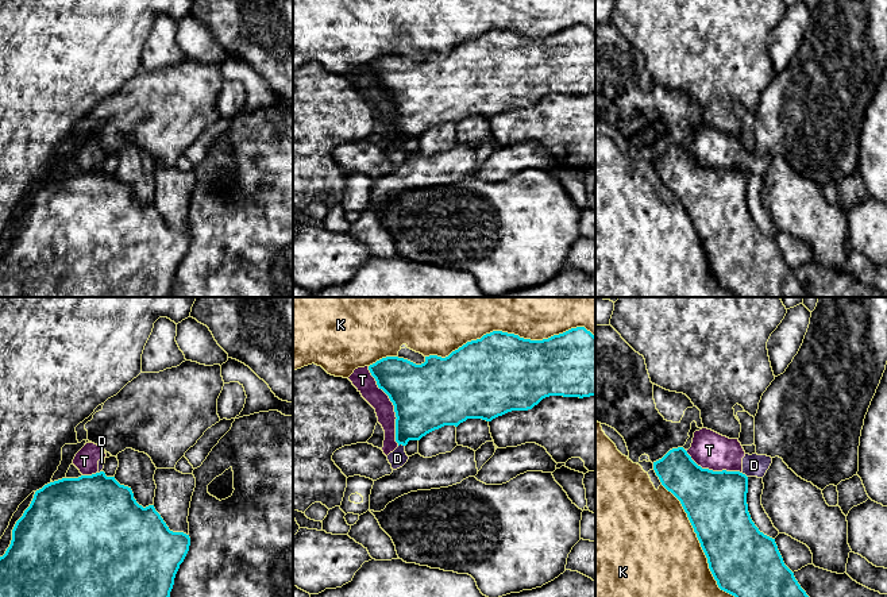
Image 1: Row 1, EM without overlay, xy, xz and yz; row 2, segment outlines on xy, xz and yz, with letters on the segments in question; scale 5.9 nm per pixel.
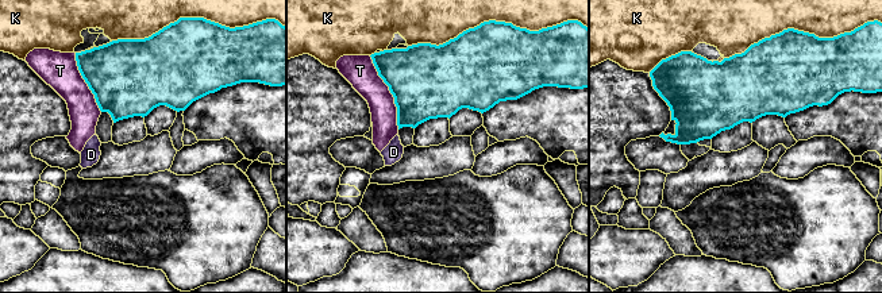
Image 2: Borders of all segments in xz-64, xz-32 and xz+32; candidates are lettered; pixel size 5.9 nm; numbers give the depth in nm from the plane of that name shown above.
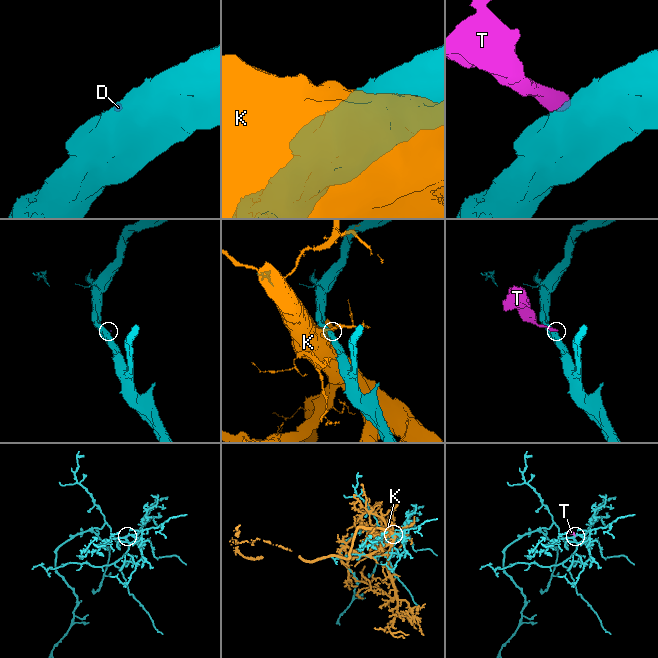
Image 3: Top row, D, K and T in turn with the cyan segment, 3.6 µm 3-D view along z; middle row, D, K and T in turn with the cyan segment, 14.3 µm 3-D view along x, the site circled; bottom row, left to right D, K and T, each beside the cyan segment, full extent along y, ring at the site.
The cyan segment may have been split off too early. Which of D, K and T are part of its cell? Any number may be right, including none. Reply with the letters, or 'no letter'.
no letter

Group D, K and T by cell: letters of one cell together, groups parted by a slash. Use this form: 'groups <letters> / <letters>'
groups D T / K

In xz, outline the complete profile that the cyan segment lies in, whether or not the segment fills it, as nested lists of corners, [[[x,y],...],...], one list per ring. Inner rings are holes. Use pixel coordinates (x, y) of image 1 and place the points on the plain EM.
[[[585,24],[571,26],[563,31],[554,32],[548,36],[543,38],[531,38],[520,35],[514,31],[508,31],[502,28],[493,28],[490,31],[483,32],[481,36],[467,39],[458,47],[452,49],[448,54],[441,55],[437,53],[425,54],[425,59],[421,62],[416,62],[408,57],[398,54],[386,54],[375,61],[369,63],[371,73],[375,76],[377,82],[382,86],[390,96],[394,103],[396,109],[396,139],[402,143],[406,143],[409,138],[420,138],[427,131],[439,127],[444,123],[455,123],[458,124],[460,120],[467,116],[482,116],[486,119],[491,119],[493,116],[502,113],[512,108],[528,108],[537,103],[543,96],[549,93],[563,93],[563,95],[590,95],[595,93],[595,34],[587,28]]]

